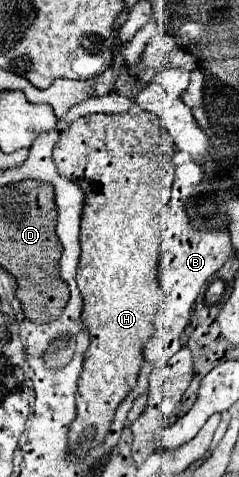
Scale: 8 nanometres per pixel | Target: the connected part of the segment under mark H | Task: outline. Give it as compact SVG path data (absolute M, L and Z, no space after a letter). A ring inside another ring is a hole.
M149 113L81 117L71 123L53 149L59 175L73 179L85 193L77 285L83 297L81 325L91 343L83 355L77 415L67 435L67 455L77 461L105 441L115 409L137 385L139 369L145 363L143 347L153 337L155 311L163 299L157 265L161 223L169 219L173 151L169 133Z

